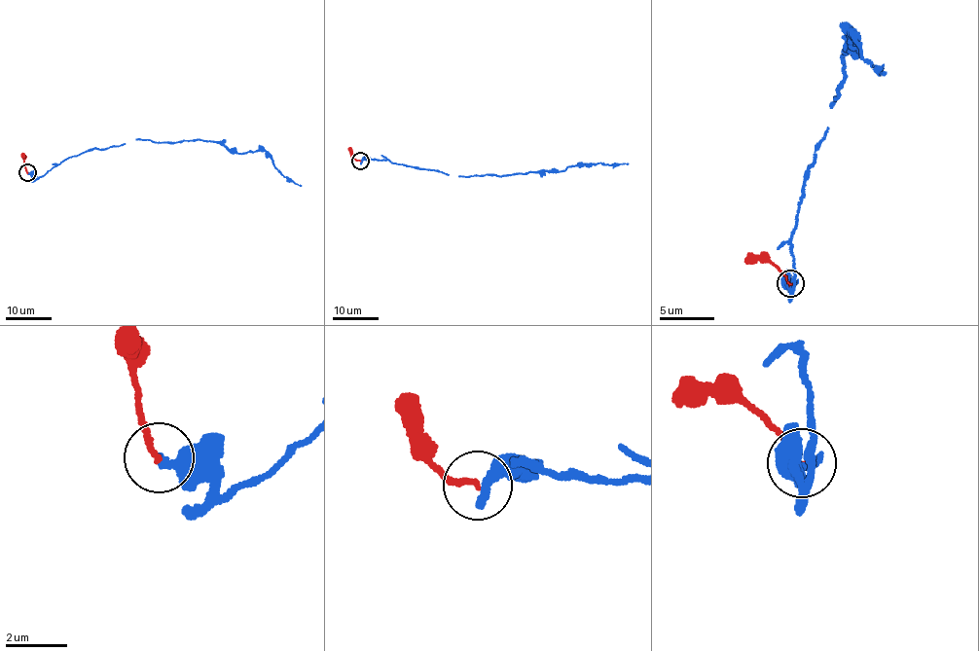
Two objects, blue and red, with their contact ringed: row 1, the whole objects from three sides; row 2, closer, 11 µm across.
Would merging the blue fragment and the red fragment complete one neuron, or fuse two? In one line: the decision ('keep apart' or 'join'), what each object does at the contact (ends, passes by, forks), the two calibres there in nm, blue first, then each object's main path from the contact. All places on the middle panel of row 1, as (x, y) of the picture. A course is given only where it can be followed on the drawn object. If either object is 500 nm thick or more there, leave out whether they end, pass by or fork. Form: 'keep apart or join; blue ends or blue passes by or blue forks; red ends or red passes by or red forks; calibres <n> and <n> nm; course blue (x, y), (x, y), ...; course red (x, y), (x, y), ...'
keep apart; blue ends; red ends; calibres 360 and 200 nm; course blue (360, 161), (387, 160), (458, 176), (563, 171), (569, 166), (598, 162), (628, 164); course red (360, 161), (351, 156), (349, 147)

